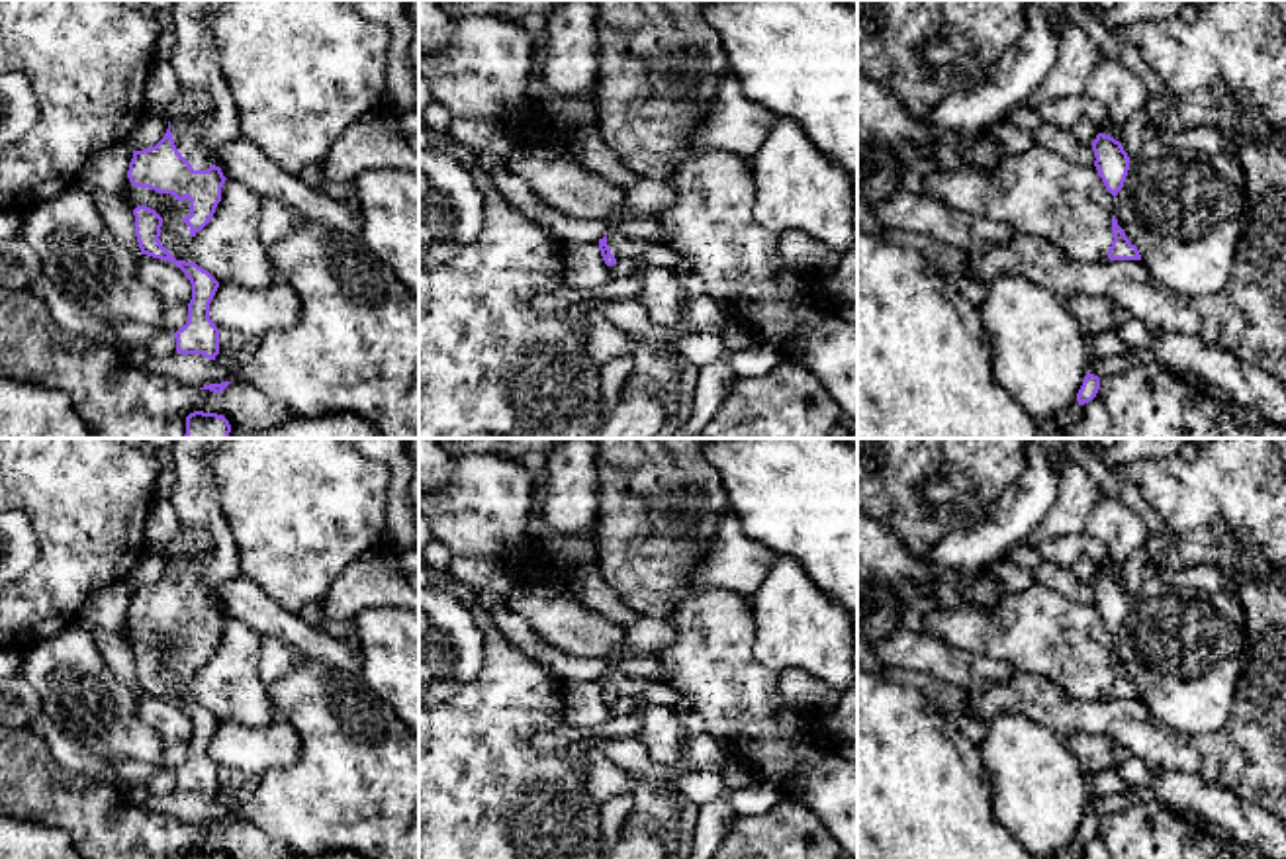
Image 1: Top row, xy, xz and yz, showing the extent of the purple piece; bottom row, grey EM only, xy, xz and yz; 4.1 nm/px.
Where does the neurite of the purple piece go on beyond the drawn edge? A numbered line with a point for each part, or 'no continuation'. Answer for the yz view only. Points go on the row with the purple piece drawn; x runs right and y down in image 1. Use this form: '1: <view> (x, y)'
no continuation

